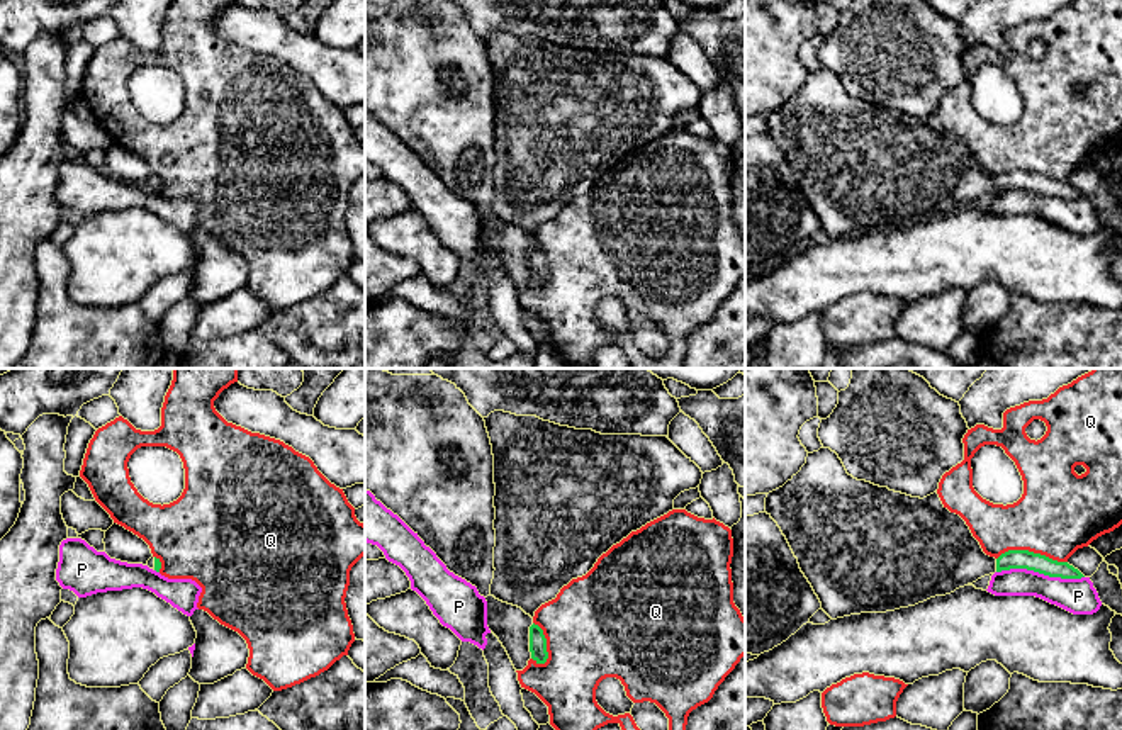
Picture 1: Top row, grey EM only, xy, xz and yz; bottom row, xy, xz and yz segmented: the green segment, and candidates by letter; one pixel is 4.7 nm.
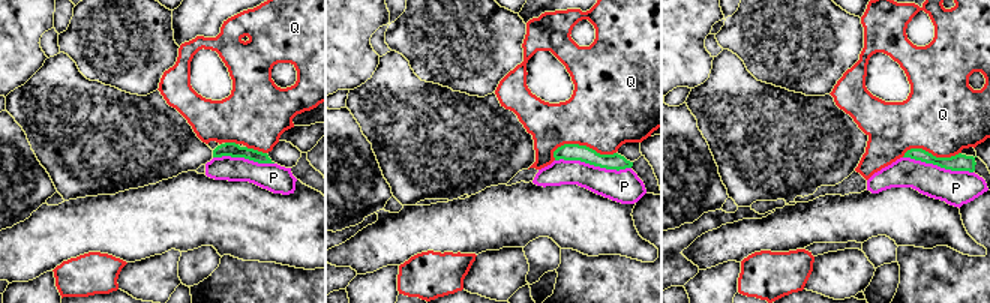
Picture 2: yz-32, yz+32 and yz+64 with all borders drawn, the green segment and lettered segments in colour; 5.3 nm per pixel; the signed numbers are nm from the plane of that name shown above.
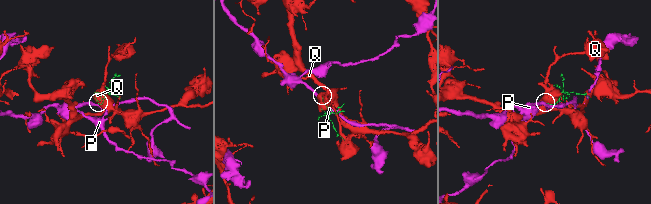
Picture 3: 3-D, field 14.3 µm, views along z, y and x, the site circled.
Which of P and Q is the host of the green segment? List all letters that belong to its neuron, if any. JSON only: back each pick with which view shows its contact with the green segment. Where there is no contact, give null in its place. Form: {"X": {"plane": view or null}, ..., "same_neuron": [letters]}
{"same_neuron": []}

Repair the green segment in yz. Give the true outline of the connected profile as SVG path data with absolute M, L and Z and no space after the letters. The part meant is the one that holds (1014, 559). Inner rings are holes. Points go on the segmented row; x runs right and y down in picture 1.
M830 448L808 453L801 470L767 494L766 513L781 528L832 620L915 606L1010 569L1061 579L1085 577L1068 562L1029 550L1008 550L998 559L986 555L966 521L951 513L937 492L920 499L857 480Z

